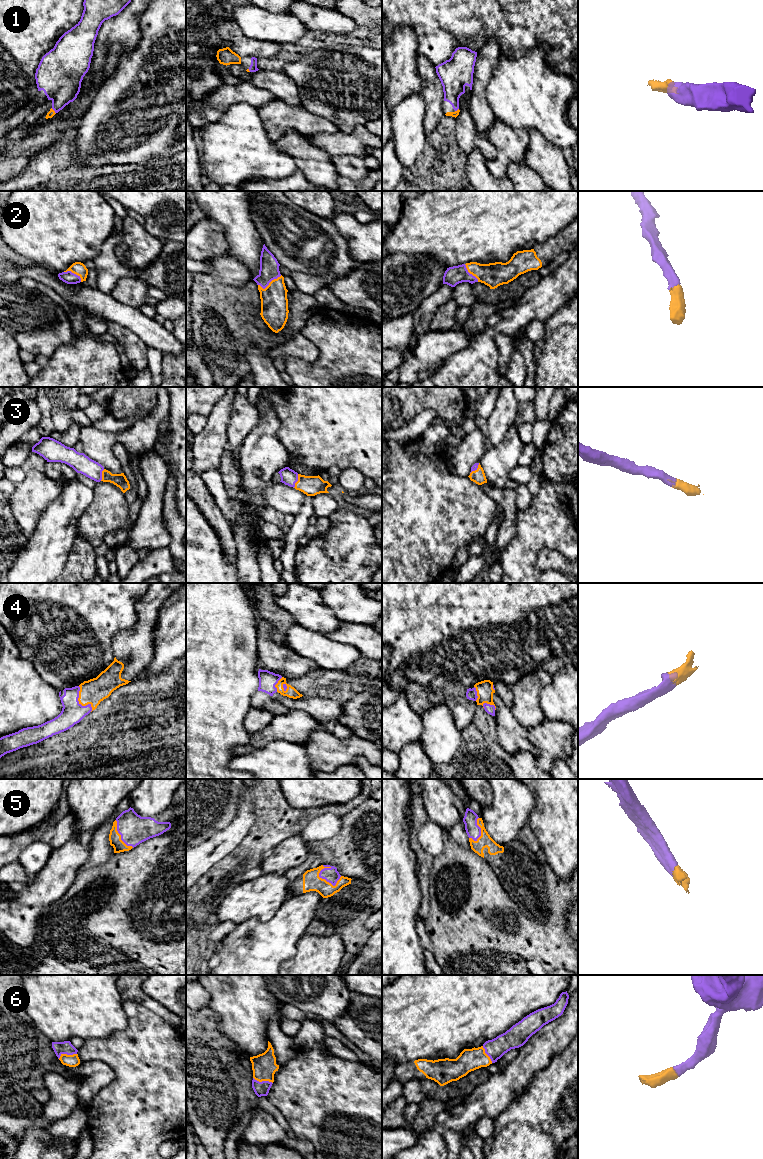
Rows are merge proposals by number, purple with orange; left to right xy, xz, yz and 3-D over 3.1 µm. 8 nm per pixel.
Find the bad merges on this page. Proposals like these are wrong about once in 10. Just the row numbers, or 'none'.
none

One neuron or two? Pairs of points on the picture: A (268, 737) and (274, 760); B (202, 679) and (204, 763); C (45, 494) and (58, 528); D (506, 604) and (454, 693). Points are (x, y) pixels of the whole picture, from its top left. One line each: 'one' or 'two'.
A: two
B: one
C: two
D: two

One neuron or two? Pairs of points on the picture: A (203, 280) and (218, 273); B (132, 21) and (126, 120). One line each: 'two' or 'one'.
A: two
B: two

